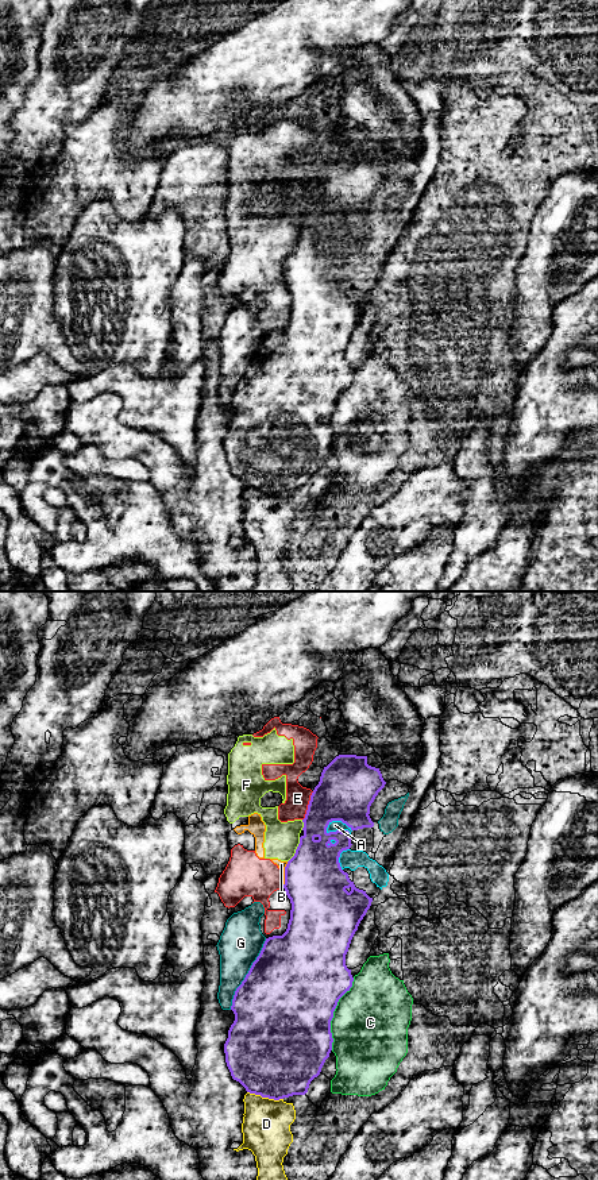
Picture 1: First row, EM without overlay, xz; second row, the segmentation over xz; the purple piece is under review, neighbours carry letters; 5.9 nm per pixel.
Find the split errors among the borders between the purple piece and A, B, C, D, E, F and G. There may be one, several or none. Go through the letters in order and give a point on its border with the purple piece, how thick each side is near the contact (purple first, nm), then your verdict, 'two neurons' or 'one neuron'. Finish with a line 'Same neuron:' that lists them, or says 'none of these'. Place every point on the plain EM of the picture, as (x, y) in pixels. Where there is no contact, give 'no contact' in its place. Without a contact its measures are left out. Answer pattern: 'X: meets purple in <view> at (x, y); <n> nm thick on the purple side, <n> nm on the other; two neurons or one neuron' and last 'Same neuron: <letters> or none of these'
A: meets purple in xz at (343, 218); 340 nm thick on the purple side, 60 nm on the other; two neurons
B: meets purple in xz at (285, 269); 360 nm thick on the purple side, 50 nm on the other; two neurons
C: meets purple in xz at (332, 409); 500 nm thick on the purple side, 460 nm on the other; two neurons
D: meets purple in xz at (265, 492); 500 nm thick on the purple side, 280 nm on the other; two neurons
E: meets purple in xz at (308, 201); 340 nm thick on the purple side, 140 nm on the other; two neurons
F: meets purple in xz at (296, 245); 360 nm thick on the purple side, 200 nm on the other; two neurons
G: meets purple in xz at (247, 369); 500 nm thick on the purple side, 260 nm on the other; two neurons
Same neuron: none of these

